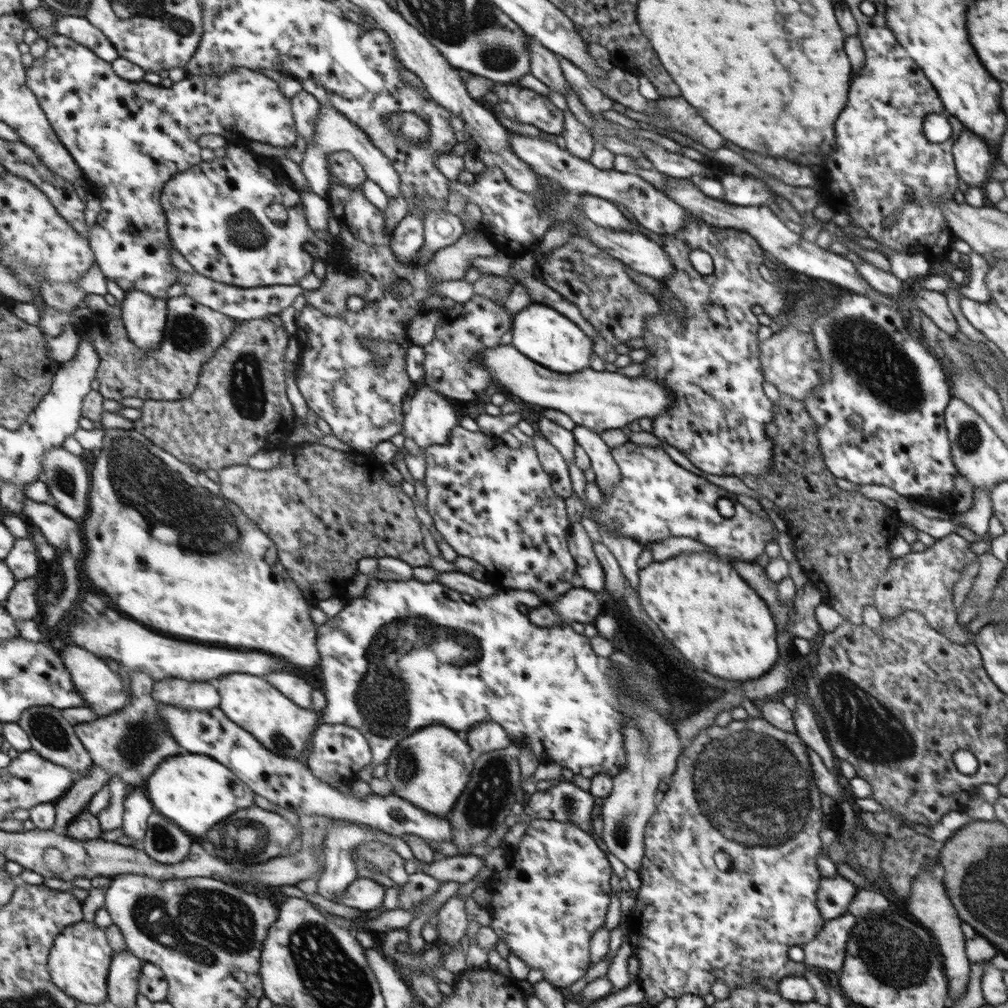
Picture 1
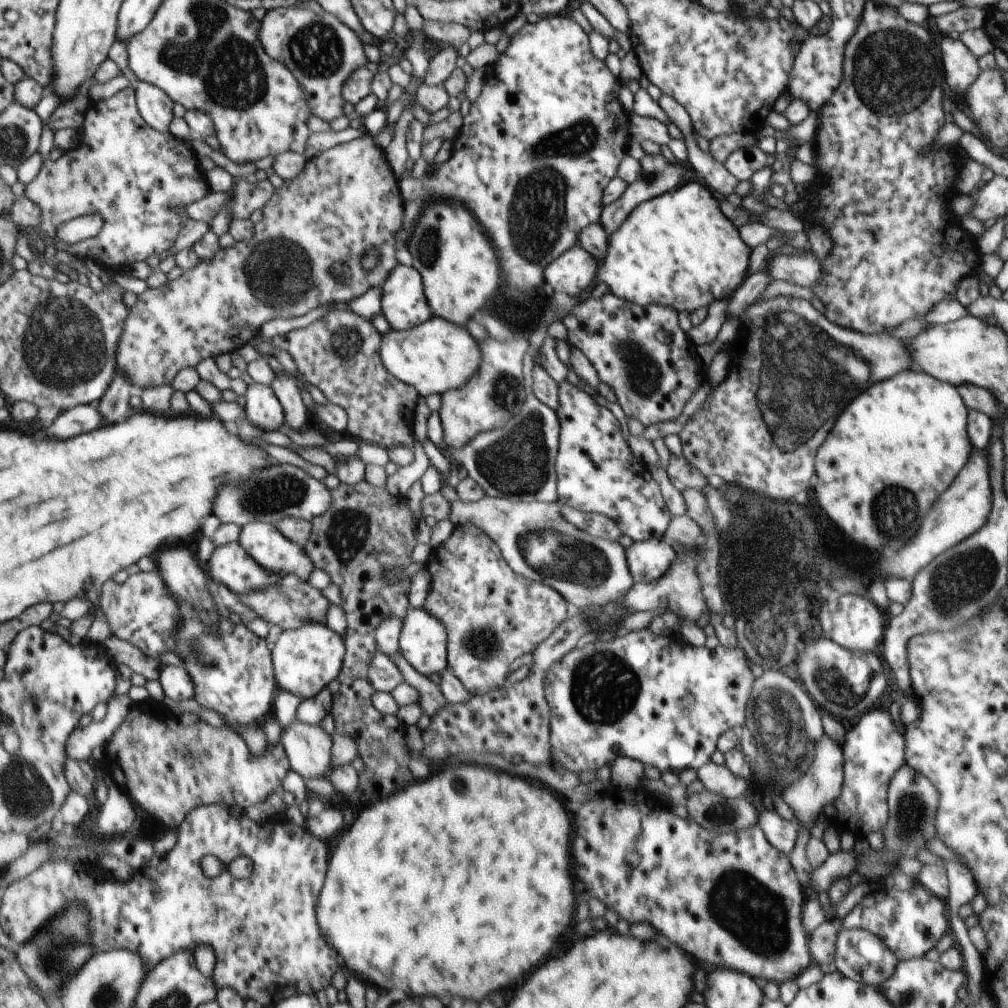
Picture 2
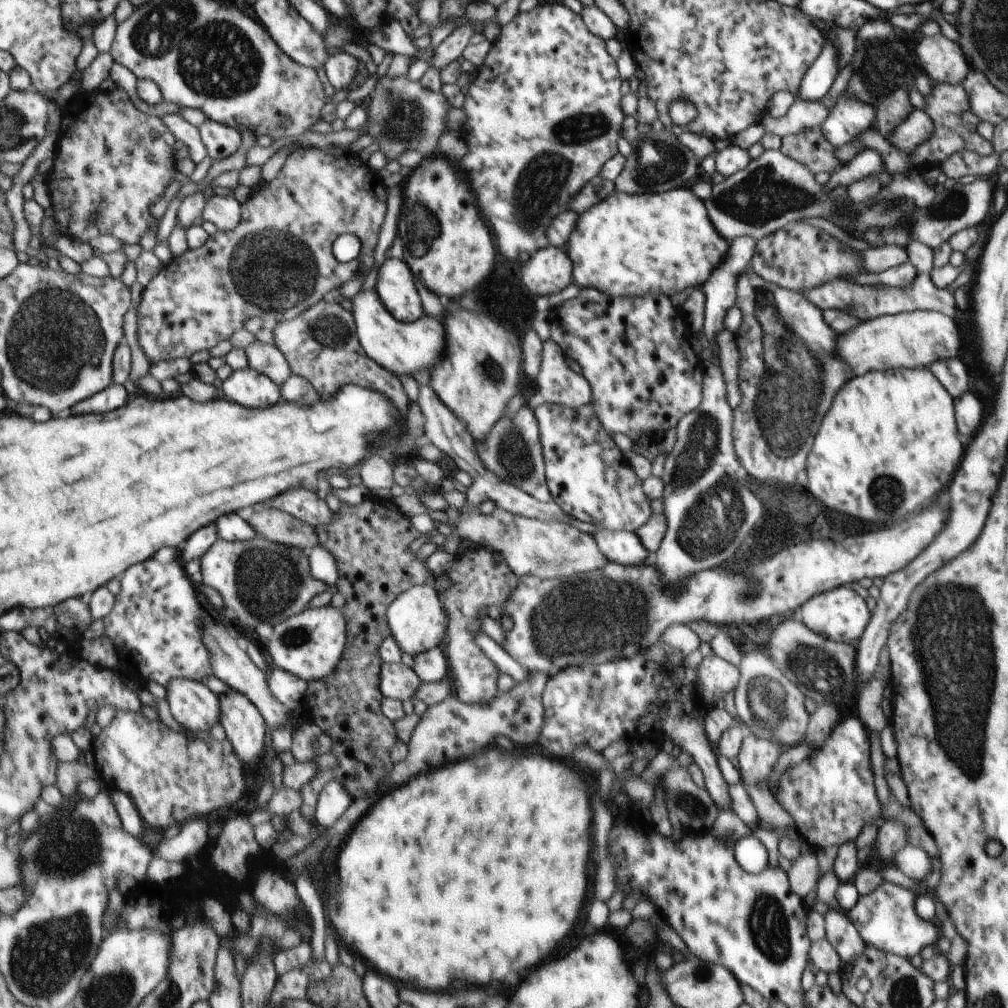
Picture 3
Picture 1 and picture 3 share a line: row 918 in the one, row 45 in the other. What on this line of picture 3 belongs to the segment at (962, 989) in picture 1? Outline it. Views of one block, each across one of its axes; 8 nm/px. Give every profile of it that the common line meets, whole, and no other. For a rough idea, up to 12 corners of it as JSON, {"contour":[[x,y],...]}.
{"contour":[[924,35],[916,54],[933,83],[964,82],[964,50]]}

